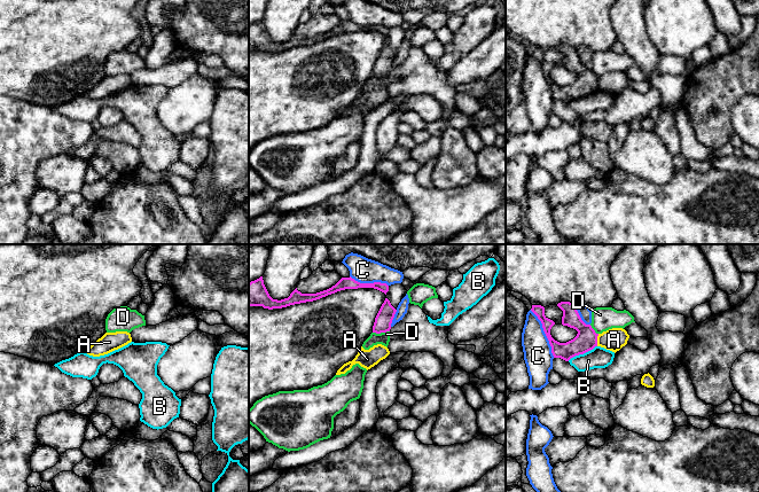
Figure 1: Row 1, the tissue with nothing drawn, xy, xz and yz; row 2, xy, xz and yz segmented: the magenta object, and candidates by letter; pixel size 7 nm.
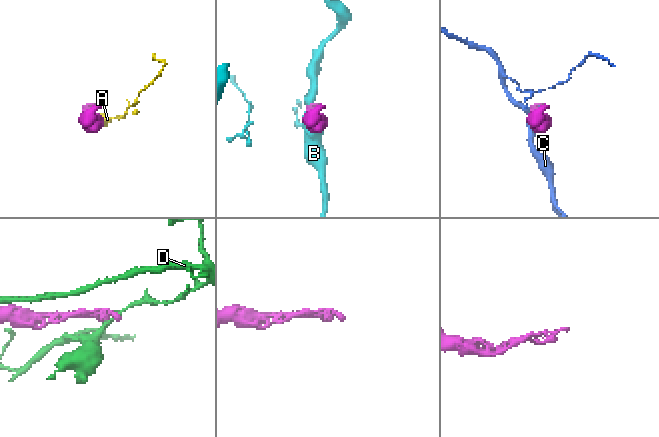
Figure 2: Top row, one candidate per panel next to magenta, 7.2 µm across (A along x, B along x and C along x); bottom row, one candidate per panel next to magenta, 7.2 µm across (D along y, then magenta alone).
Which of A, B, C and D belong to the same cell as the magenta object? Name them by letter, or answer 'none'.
none

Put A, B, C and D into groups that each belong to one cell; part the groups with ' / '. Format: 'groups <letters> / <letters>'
groups A / B / C / D

